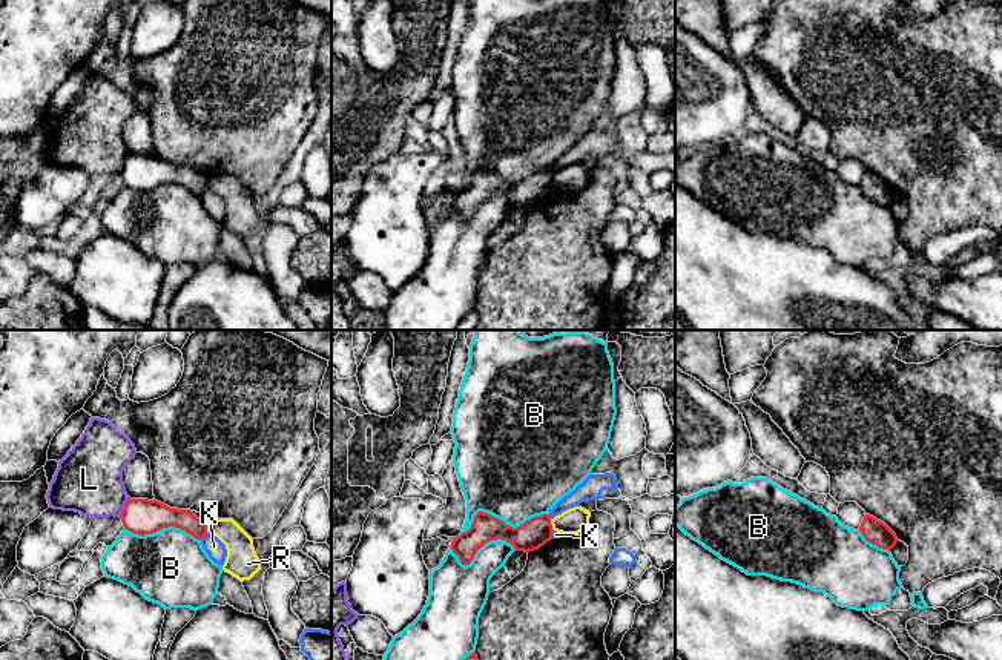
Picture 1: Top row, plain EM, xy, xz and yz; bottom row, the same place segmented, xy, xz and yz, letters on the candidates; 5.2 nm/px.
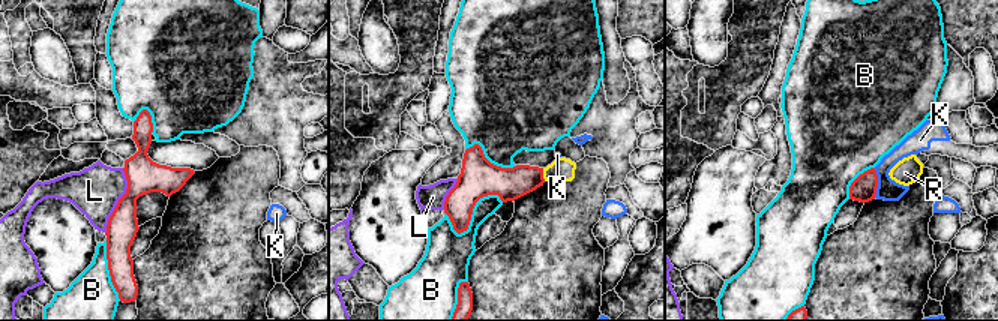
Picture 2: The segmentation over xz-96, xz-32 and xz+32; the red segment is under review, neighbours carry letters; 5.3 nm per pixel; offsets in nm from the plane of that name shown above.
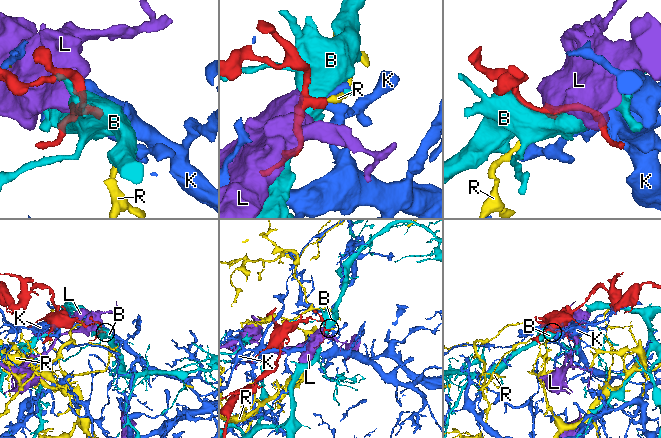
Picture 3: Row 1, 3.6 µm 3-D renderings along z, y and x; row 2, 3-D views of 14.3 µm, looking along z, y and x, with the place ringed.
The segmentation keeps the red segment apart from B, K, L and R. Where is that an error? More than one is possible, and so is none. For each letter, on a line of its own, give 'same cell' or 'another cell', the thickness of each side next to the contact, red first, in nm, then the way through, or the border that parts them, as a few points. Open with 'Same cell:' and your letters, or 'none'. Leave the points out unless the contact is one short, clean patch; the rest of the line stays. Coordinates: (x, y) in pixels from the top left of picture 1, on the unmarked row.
Same cell: none
B: another cell | 160/480 nm
K: another cell | 130/100 nm
L: another cell | 190/360 nm | along xy (129, 154), (118, 172)
R: another cell | 160/140 nm | along xz (550, 175), (554, 186)

